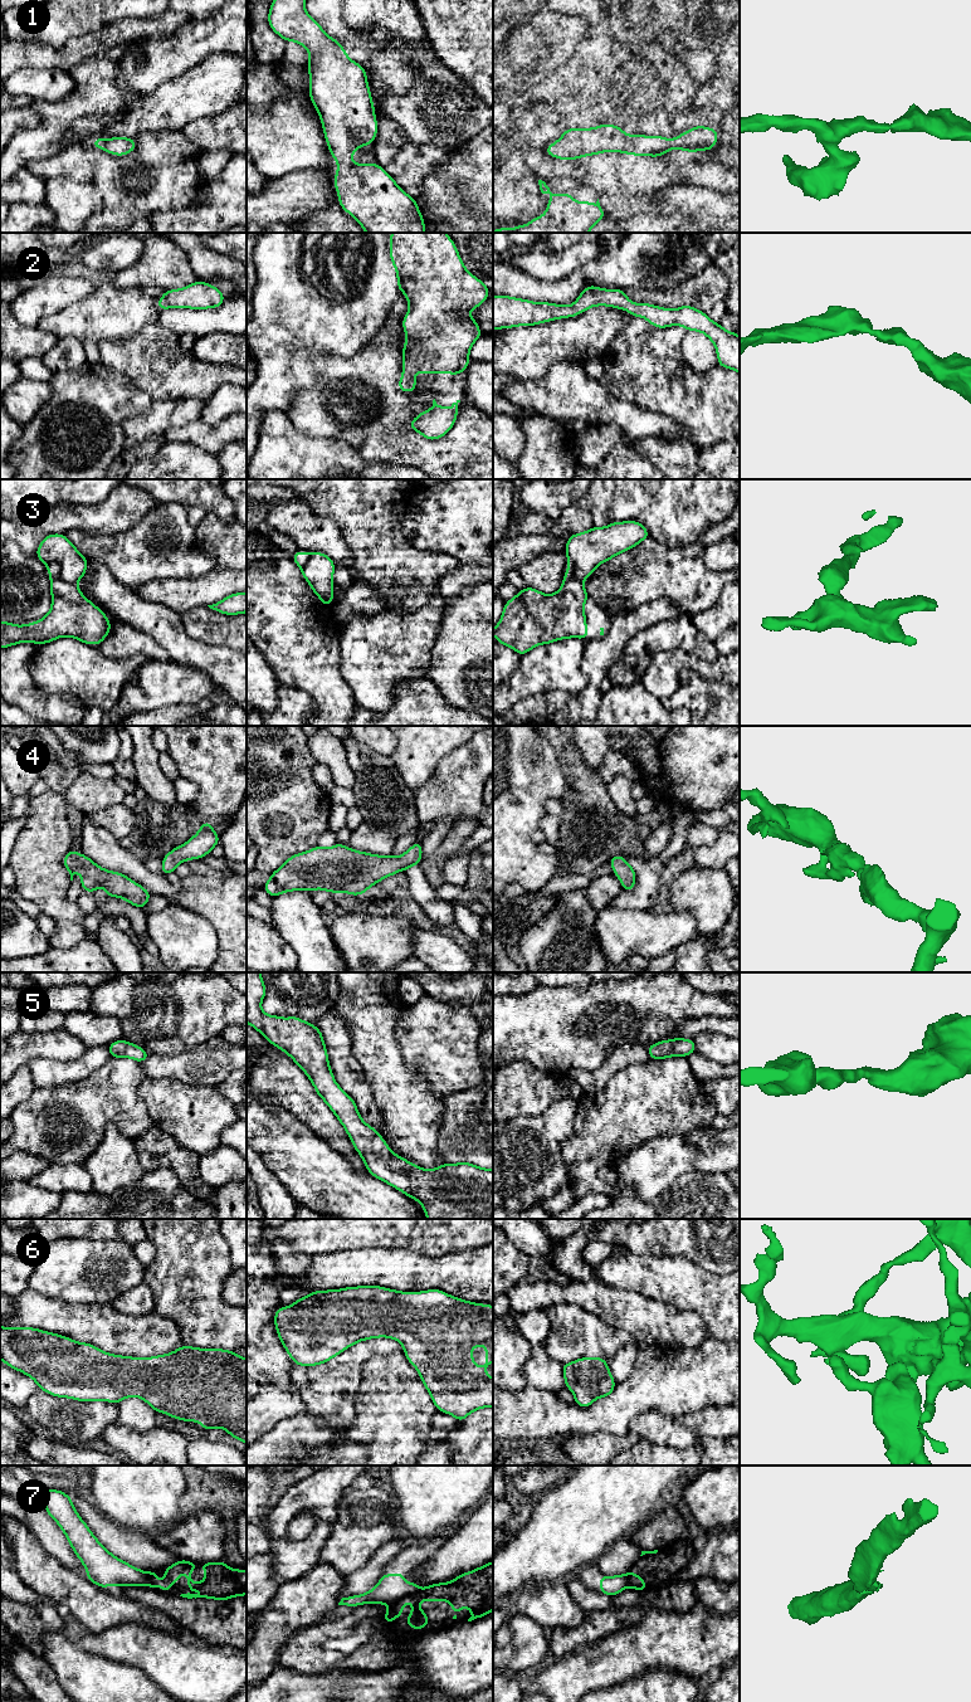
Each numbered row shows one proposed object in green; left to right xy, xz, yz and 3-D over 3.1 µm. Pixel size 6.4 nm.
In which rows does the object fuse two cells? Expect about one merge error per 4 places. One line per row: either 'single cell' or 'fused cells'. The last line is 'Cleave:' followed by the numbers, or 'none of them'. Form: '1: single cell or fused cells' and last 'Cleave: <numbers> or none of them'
1: single cell
2: single cell
3: fused cells
4: single cell
5: single cell
6: single cell
7: fused cells
Cleave: 3, 7

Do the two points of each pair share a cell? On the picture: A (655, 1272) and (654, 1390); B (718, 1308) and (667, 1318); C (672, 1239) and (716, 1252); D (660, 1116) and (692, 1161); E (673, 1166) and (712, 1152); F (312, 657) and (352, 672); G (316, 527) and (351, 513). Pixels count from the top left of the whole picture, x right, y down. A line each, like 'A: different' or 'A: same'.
A: different
B: different
C: same
D: different
E: same
F: different
G: different

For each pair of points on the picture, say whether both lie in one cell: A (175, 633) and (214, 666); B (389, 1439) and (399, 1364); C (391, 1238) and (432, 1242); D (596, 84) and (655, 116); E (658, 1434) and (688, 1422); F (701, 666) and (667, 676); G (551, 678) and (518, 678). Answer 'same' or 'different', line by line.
A: same
B: same
C: same
D: same
E: different
F: same
G: same

